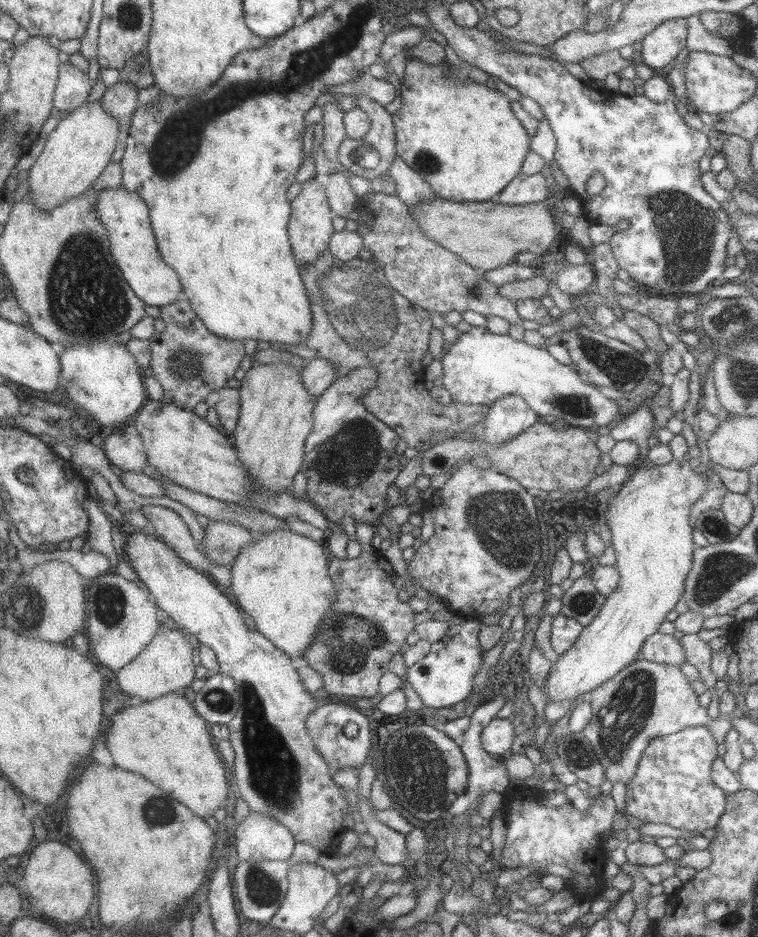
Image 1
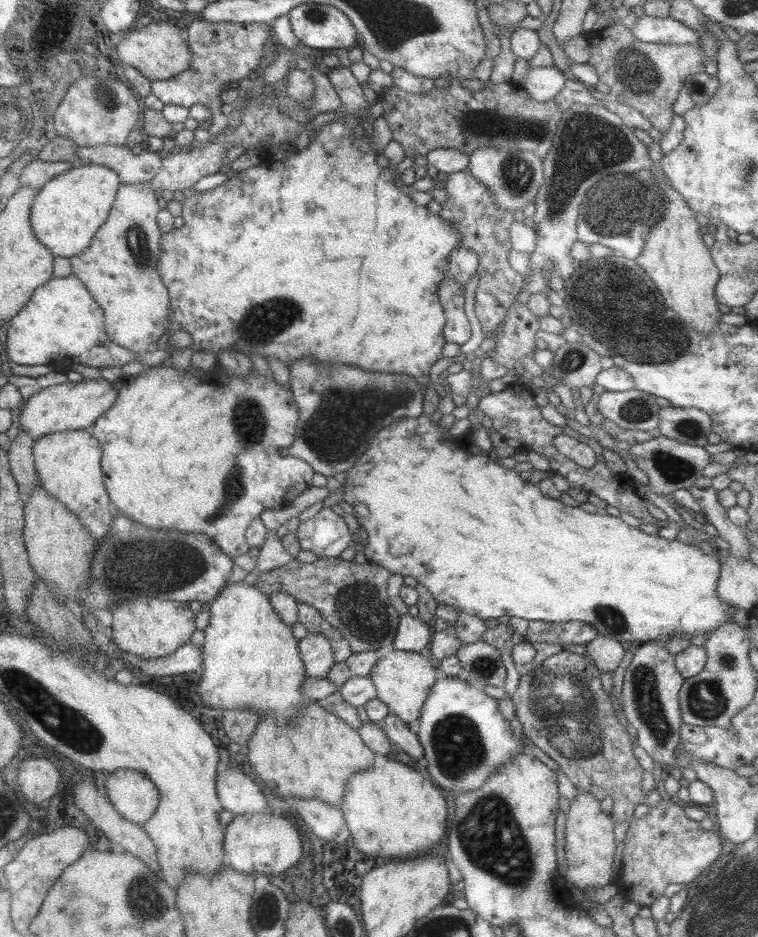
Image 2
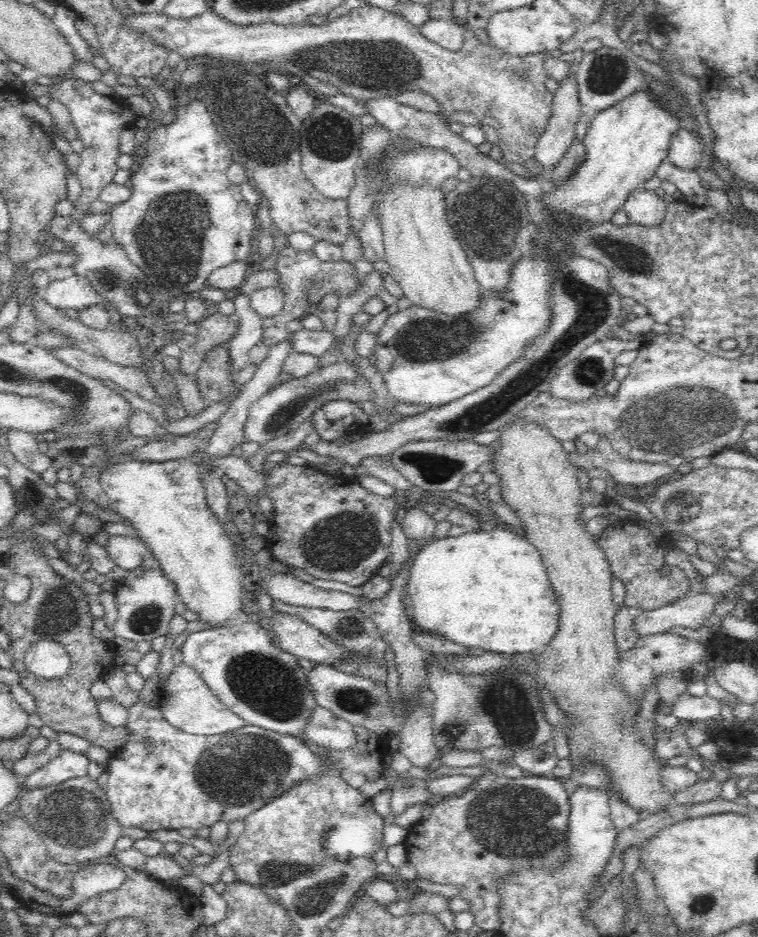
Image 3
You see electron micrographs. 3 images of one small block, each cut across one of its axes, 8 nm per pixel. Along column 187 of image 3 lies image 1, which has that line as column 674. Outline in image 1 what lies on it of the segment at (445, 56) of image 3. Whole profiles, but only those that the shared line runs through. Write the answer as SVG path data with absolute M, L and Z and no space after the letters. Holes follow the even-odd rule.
M678 18L661 23L641 41L642 62L653 69L674 63L686 46L686 38L686 20Z

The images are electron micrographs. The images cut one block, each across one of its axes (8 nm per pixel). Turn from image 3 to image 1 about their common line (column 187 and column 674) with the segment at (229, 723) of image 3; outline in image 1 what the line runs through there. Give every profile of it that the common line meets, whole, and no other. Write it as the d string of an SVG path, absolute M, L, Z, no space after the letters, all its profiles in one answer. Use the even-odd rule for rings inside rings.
M642 658L634 661L631 668L620 669L618 674L592 689L585 698L590 702L593 714L590 723L581 731L602 763L605 777L613 783L624 782L627 785L632 781L638 761L652 739L694 726L706 726L711 720L707 708L699 704L698 695L693 690L691 681L680 668Z

